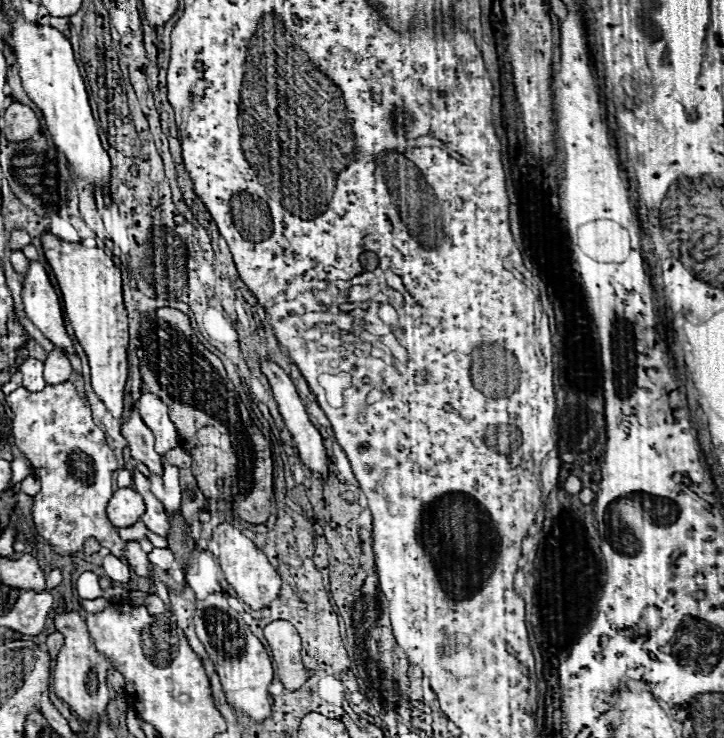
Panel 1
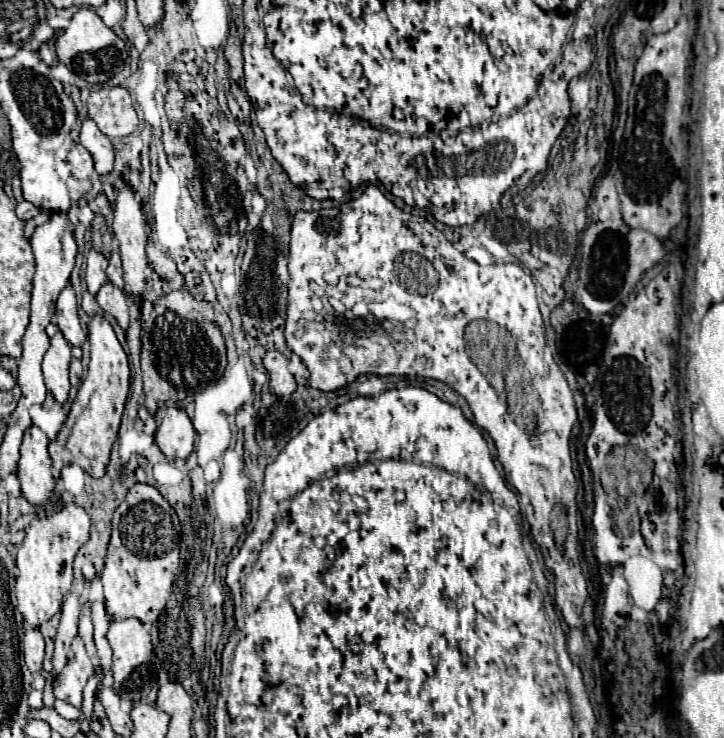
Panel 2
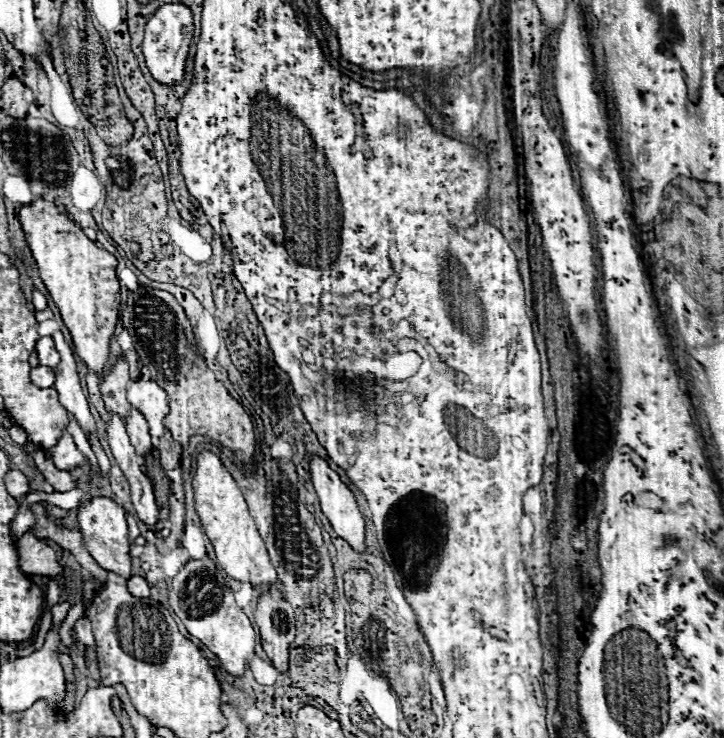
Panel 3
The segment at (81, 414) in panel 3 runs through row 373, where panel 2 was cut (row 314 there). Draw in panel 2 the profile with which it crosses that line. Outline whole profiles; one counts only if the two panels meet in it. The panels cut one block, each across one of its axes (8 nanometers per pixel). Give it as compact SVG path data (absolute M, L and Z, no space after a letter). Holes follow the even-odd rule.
M66 286L56 302L56 324L62 330L64 338L72 346L82 346L86 340L86 332L80 328L78 312L76 312L76 294L72 286Z

